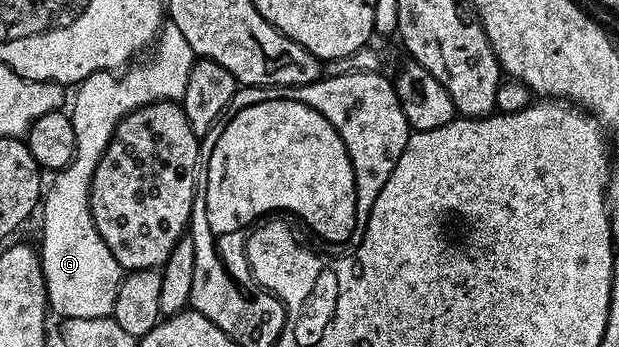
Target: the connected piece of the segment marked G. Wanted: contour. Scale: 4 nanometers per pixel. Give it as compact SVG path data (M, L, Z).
M168 21L162 22L152 51L153 56L146 63L138 62L120 73L96 71L76 84L73 111L68 112L75 129L75 153L68 165L50 178L53 179L50 183L48 180L39 207L39 254L45 295L49 298L48 310L61 315L62 320L113 314L115 293L119 293L123 268L119 261L115 261L111 249L107 249L103 237L99 237L99 229L95 229L95 221L91 217L89 194L95 165L99 165L121 119L148 103L181 100L195 62L191 45L187 45L183 32Z

